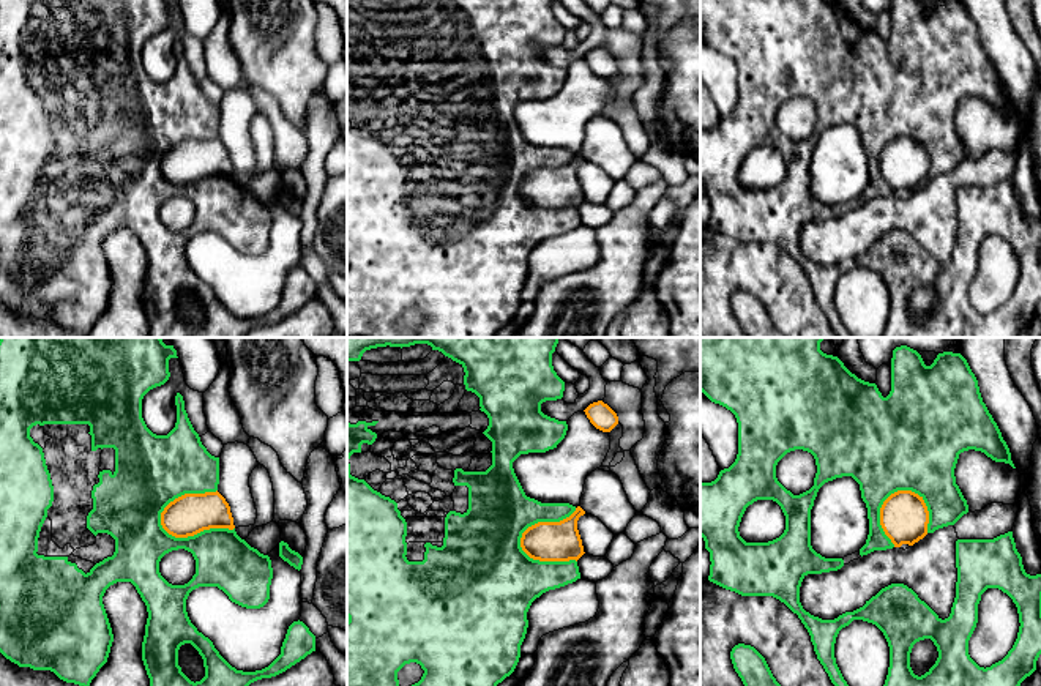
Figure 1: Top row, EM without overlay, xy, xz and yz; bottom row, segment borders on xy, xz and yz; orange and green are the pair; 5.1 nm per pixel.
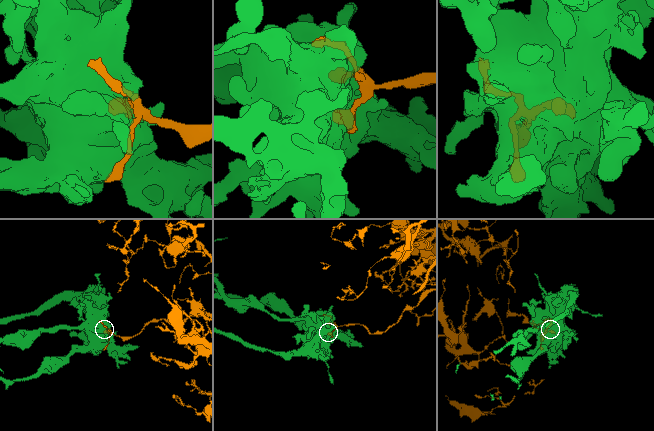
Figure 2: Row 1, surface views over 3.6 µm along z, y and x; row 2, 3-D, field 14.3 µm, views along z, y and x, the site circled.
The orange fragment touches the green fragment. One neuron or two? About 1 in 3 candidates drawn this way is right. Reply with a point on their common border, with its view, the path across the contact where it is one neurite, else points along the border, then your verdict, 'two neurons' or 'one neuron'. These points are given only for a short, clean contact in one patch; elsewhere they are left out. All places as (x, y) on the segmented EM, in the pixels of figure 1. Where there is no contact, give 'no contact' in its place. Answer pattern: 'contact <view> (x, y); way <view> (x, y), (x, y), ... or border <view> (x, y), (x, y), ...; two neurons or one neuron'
contact xy (191, 535); two neurons

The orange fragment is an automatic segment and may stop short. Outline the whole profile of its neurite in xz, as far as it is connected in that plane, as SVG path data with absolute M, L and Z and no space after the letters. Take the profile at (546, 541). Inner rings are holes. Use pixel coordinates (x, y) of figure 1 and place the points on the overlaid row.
M576 511L560 522L538 522L528 527L520 538L522 550L539 561L579 560L585 552L577 530L577 520L585 511Z

